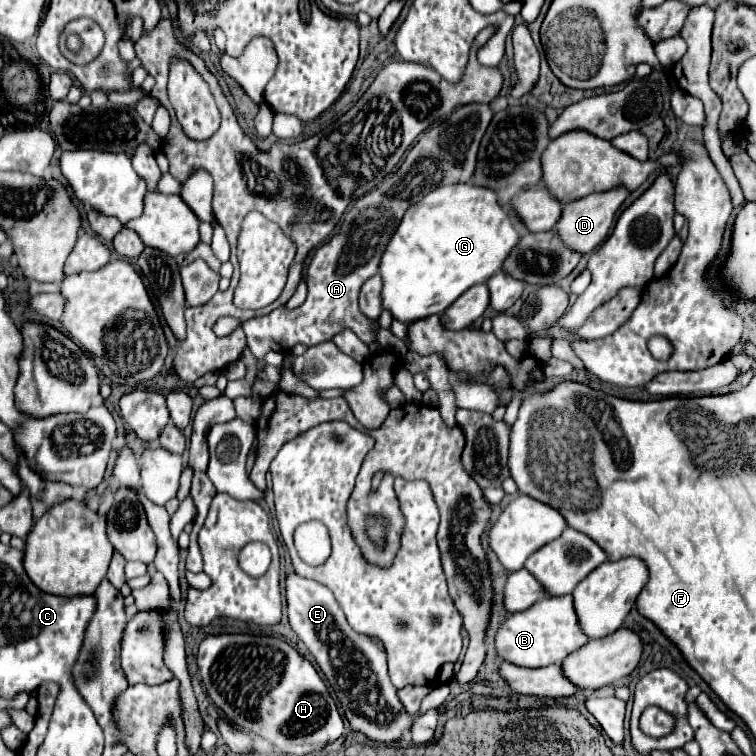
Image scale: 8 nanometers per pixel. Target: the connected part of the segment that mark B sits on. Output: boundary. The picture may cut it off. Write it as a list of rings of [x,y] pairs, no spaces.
[[[548,596],[524,612],[512,614],[496,634],[496,652],[506,662],[526,668],[540,668],[550,664],[562,664],[562,660],[574,650],[582,648],[588,636],[580,630],[580,622],[574,610],[572,596]]]

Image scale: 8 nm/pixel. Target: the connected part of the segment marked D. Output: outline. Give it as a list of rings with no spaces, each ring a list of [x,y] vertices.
[[[616,186],[608,192],[596,192],[596,194],[588,194],[584,198],[578,198],[574,202],[564,204],[562,208],[562,218],[556,224],[556,230],[560,232],[560,238],[570,246],[570,248],[578,248],[578,252],[586,254],[596,250],[610,234],[610,228],[614,224],[614,214],[616,210],[622,206],[622,202],[630,196],[630,190],[626,190],[624,186]]]

